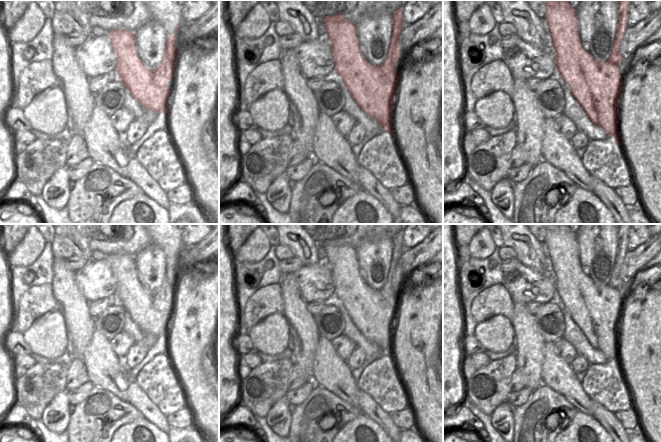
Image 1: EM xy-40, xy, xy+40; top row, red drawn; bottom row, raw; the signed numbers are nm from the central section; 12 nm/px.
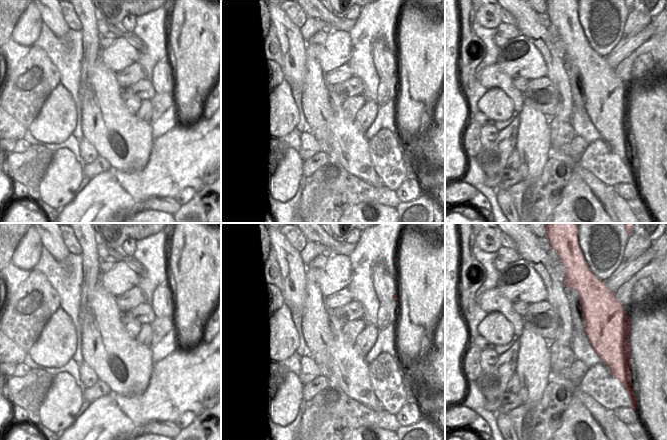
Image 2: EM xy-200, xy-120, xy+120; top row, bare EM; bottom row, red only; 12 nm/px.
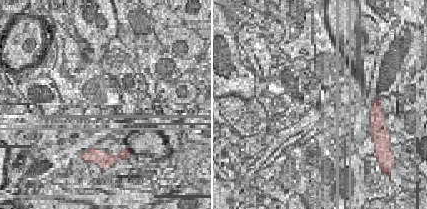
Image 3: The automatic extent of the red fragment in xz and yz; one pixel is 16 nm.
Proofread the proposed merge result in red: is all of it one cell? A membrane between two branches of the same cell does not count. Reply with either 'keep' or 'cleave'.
cleave

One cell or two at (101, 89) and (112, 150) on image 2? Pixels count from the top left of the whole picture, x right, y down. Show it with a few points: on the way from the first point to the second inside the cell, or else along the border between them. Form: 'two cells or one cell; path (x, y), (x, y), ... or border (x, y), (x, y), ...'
one cell; path (95, 104), (97, 124), (107, 135)

